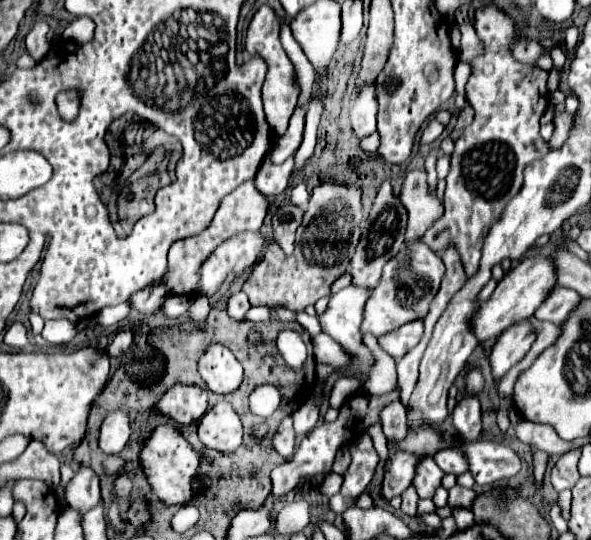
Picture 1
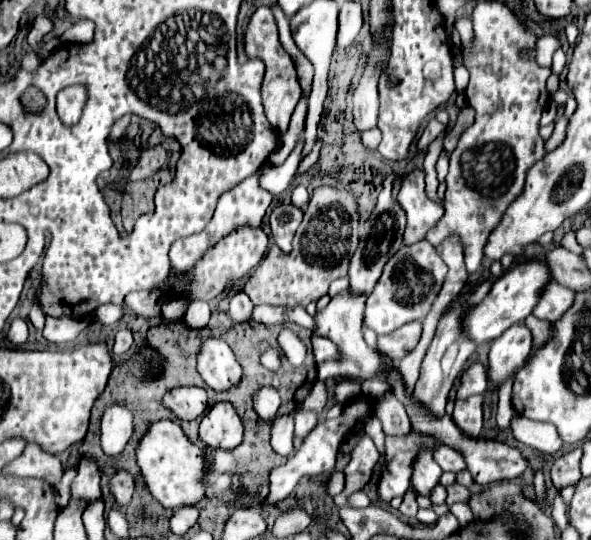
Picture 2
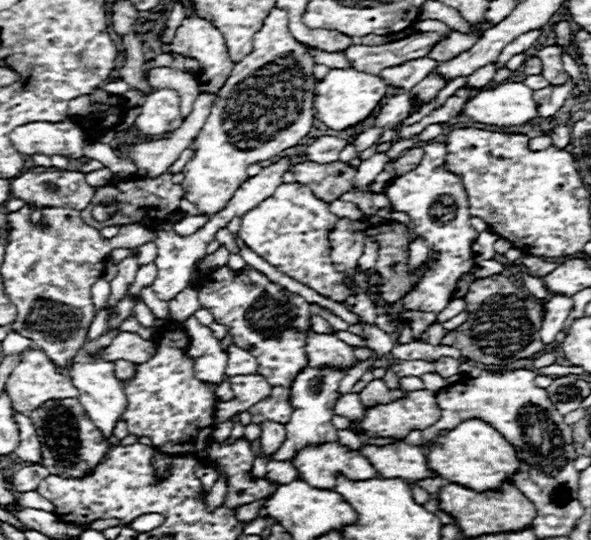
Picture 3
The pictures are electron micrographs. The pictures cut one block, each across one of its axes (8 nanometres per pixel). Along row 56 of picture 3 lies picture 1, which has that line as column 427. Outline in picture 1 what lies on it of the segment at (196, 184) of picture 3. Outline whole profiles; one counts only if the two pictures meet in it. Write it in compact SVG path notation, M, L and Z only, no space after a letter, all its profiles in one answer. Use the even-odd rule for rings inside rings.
M416 242L412 246L402 248L400 254L394 256L384 266L384 274L366 302L362 332L372 332L374 336L384 336L384 334L400 328L406 322L422 320L428 314L428 306L430 306L432 298L436 296L436 290L440 288L444 270L446 270L446 266L440 260L440 256L434 250L428 250L428 246L424 246L424 242Z

